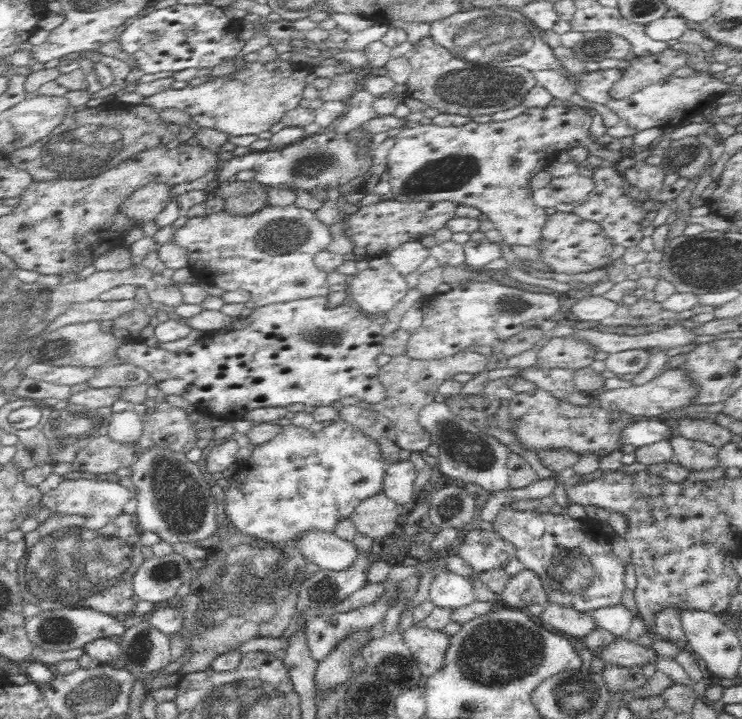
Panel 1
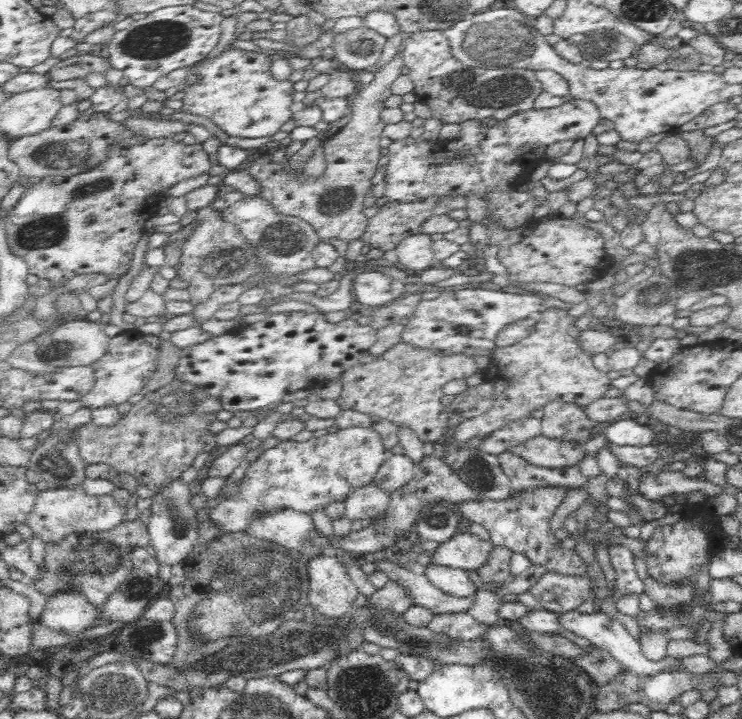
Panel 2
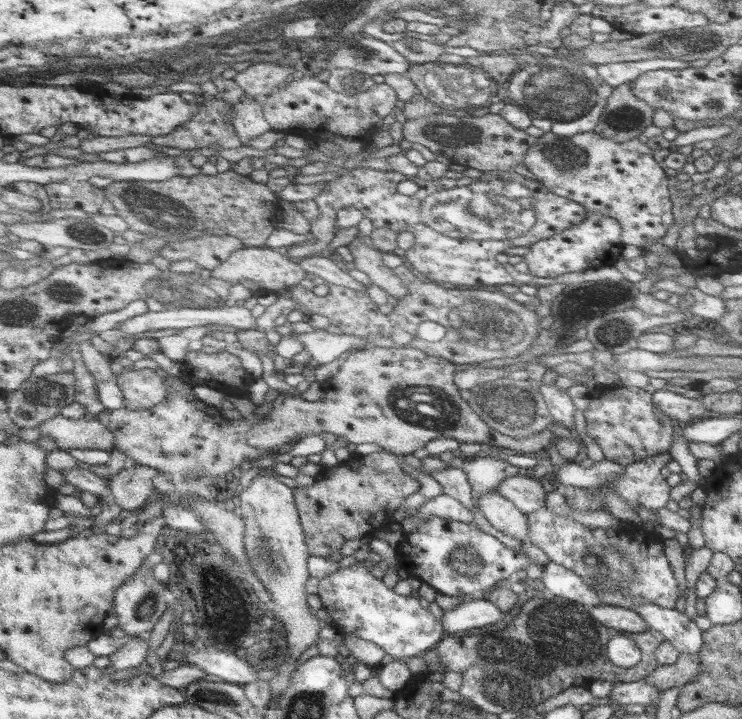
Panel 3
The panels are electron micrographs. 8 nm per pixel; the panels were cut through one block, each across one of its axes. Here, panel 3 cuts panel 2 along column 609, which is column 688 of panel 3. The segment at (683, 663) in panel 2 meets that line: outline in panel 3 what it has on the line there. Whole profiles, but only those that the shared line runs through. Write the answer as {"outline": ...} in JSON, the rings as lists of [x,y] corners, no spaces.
{"outline":[[[640,602],[632,610],[643,615],[650,629],[658,631],[681,654],[698,654],[703,641],[703,631],[686,613],[657,604]]]}

